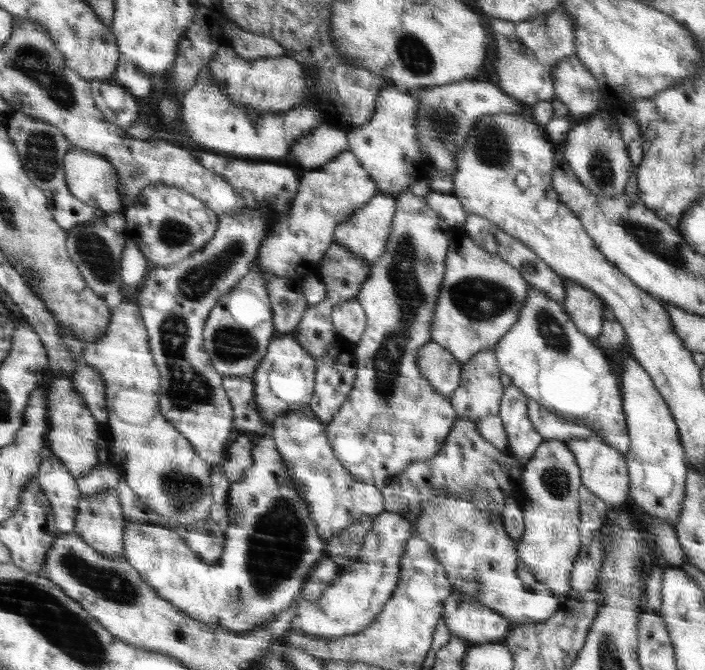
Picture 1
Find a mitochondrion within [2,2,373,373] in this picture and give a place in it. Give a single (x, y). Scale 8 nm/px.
(35, 63)

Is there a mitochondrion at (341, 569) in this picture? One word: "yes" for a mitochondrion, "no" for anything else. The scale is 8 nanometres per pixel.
no

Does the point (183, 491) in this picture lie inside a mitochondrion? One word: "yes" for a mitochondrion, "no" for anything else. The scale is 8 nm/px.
yes

